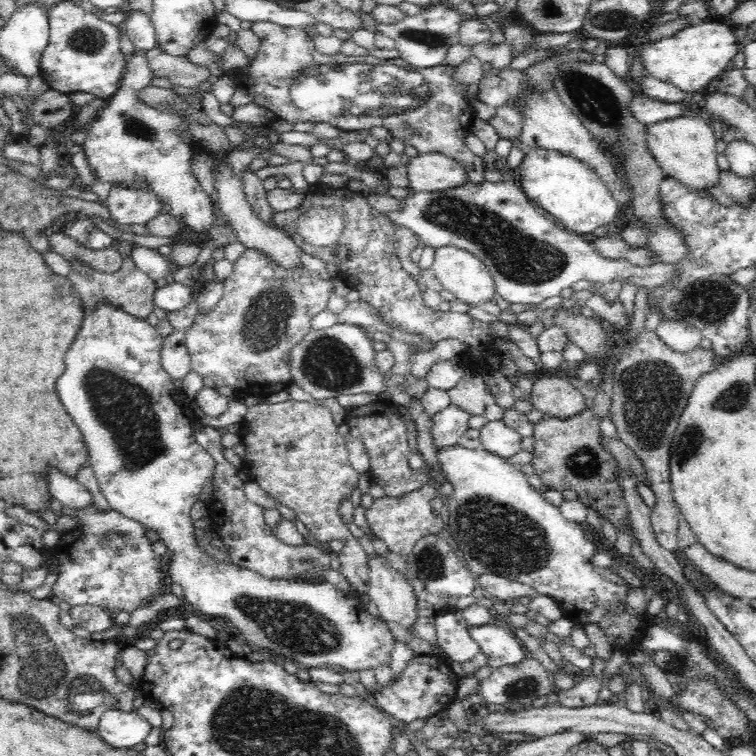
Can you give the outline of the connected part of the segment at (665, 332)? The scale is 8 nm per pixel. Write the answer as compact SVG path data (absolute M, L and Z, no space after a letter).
M661 321L655 333L668 348L680 354L689 353L699 347L701 332L682 321Z

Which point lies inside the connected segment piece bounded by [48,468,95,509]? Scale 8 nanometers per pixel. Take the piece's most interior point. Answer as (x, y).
(70, 492)

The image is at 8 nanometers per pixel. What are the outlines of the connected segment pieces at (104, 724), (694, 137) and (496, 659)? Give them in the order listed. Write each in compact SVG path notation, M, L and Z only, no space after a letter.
M106 710L99 718L96 732L101 735L105 744L112 748L132 748L144 742L152 725L135 710Z
M701 116L676 117L646 126L647 147L666 177L678 181L696 193L707 193L708 188L720 184L716 141L713 128Z
M484 626L469 627L471 638L479 645L481 652L488 657L490 668L520 664L525 660L525 647L507 627Z

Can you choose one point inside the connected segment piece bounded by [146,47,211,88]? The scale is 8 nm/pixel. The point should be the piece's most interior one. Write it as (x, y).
(178, 70)

